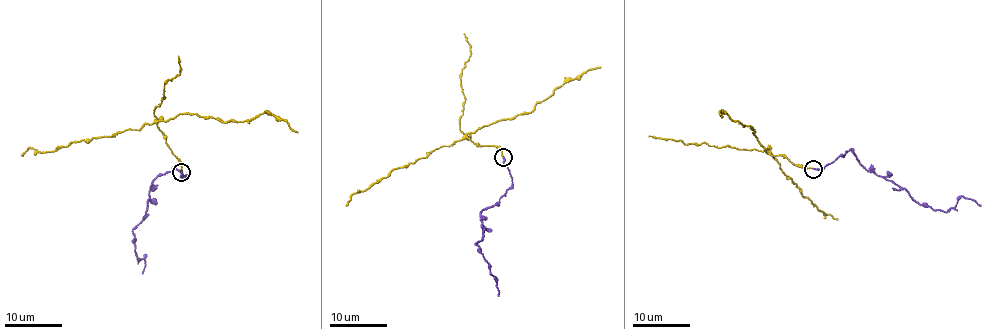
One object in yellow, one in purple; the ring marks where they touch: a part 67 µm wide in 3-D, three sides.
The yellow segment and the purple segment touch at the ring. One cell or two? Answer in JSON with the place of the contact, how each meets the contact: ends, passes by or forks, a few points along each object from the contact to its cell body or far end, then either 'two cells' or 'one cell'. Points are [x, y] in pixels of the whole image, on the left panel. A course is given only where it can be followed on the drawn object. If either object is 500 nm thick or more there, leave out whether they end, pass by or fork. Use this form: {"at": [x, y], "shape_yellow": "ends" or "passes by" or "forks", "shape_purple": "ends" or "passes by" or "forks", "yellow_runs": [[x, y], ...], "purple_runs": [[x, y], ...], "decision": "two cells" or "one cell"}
{"at": [181, 172], "shape_yellow": "ends", "shape_purple": "ends", "yellow_runs": [[181, 172], [181, 166], [158, 122], [187, 113], [240, 122], [267, 113], [297, 132]], "purple_runs": [[181, 172], [188, 177], [171, 169], [160, 174], [133, 229], [135, 255], [145, 256], [142, 273]], "decision": "two cells"}

